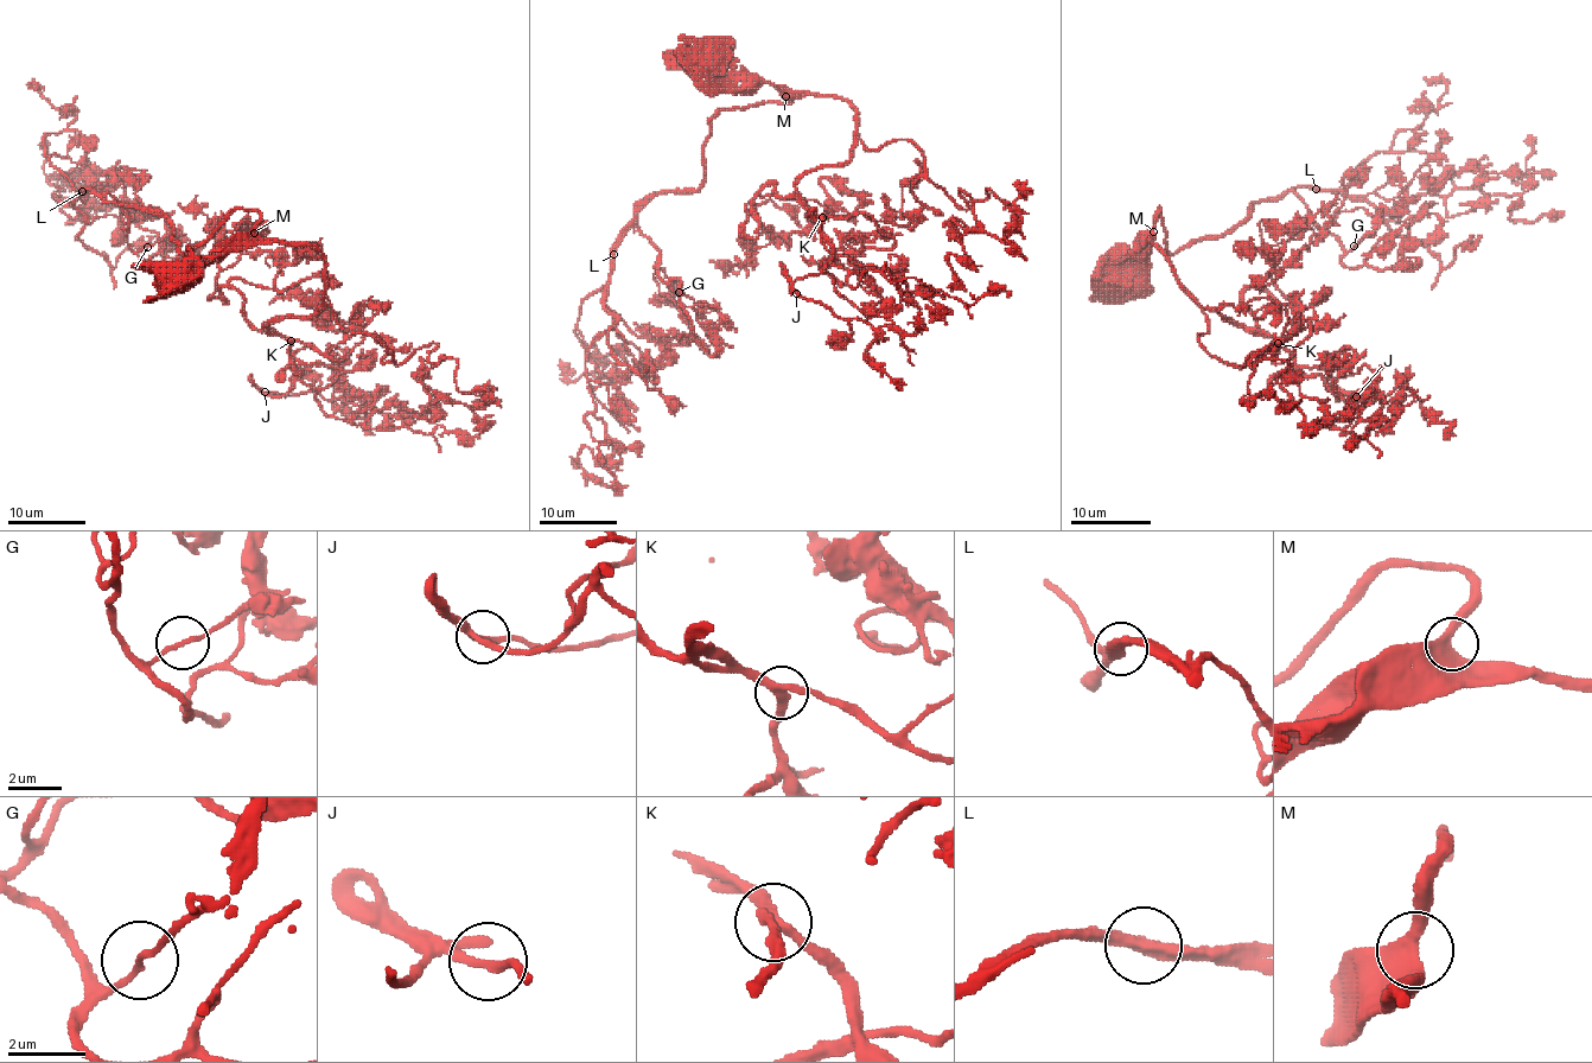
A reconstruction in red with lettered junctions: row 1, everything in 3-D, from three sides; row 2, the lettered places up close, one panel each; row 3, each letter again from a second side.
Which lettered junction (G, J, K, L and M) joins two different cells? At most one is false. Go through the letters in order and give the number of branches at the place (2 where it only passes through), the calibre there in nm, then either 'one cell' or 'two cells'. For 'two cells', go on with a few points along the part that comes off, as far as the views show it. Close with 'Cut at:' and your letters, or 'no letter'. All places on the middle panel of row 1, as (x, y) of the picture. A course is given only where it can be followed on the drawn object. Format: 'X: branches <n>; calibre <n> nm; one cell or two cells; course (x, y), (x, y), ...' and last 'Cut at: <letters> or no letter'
G: branches 2; calibre 150 nm; one cell
J: branches 2; calibre 220 nm; one cell
K: branches 3; calibre 280 nm; one cell
L: branches 2; calibre 440 nm; one cell
M: branches 2; calibre 420 nm; one cell
Cut at: no letter

